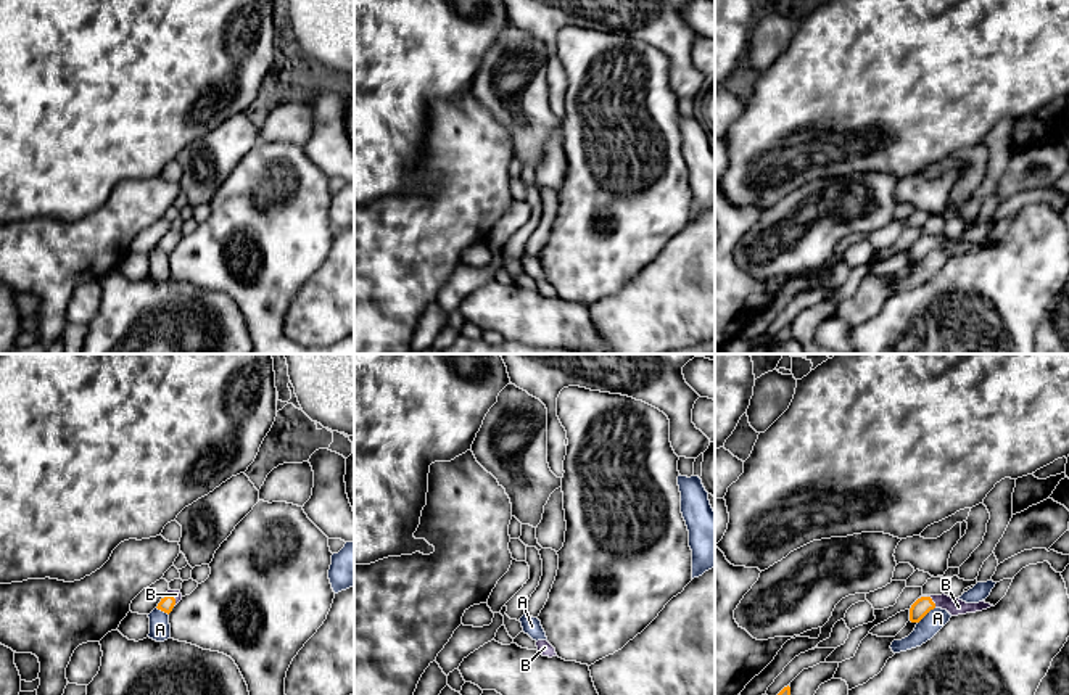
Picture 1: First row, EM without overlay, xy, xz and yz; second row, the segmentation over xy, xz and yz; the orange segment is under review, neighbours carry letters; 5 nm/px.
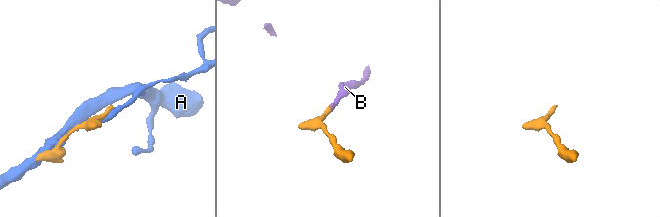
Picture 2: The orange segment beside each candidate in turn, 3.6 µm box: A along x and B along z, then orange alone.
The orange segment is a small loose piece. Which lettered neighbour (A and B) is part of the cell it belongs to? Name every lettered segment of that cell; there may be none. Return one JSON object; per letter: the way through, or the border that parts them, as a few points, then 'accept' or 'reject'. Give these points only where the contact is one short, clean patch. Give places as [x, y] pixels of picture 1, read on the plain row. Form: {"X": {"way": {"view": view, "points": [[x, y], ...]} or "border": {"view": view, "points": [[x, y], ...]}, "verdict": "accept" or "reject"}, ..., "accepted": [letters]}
{"A": {"verdict": "reject"}, "B": {"way": {"view": "yz", "points": [[921, 246], [929, 237], [955, 246]]}, "verdict": "accept"}, "accepted": ["B"]}

